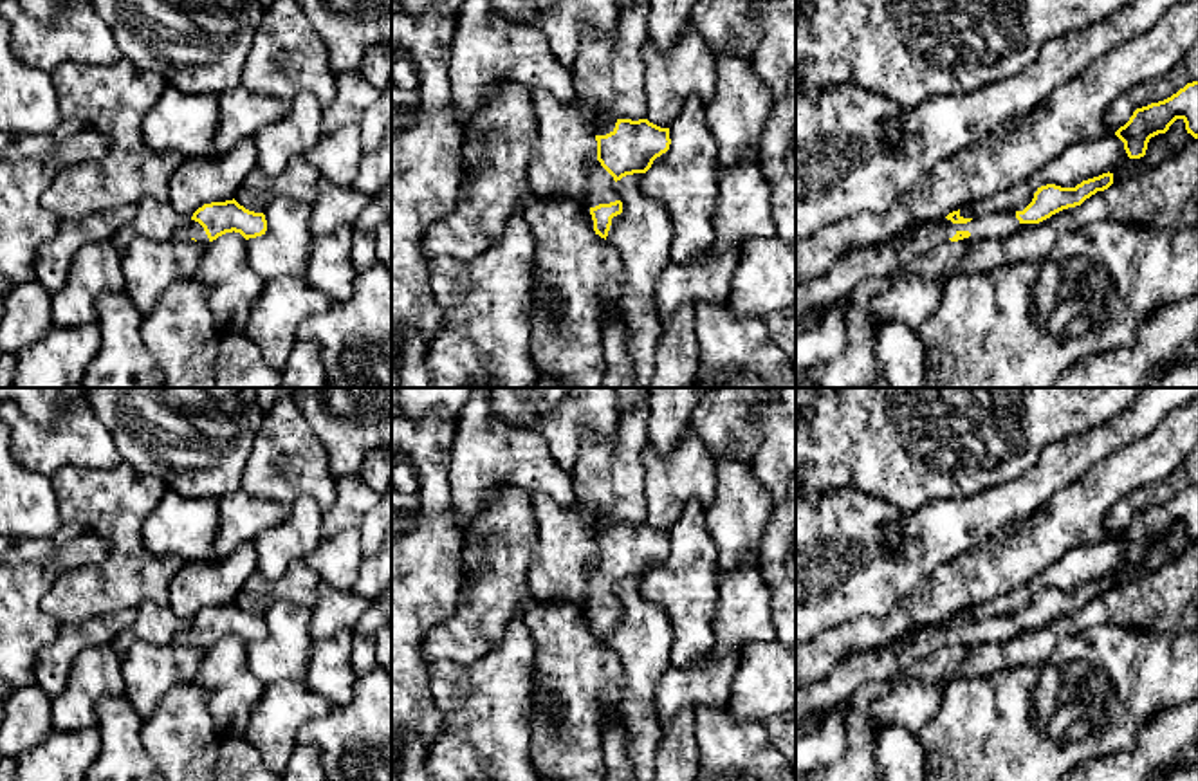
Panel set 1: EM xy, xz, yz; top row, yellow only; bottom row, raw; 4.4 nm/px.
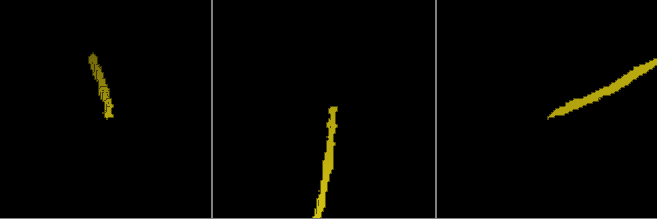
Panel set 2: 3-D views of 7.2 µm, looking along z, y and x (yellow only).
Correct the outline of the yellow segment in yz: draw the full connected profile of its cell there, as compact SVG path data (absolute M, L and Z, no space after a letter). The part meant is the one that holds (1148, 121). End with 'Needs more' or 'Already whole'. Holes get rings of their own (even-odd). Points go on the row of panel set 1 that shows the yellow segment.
M1198 81L1187 83L1164 101L1137 108L1115 135L1124 142L1129 159L1140 159L1149 139L1166 133L1176 119L1182 119L1187 133L1198 139Z. Already whole

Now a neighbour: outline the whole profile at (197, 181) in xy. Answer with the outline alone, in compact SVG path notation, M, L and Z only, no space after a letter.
M253 139L240 141L224 155L186 157L170 180L170 204L191 218L204 204L233 200L254 168Z

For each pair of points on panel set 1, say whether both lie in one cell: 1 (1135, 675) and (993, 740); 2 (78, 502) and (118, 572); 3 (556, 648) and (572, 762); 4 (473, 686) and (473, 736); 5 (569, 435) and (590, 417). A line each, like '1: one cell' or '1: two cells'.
1: one cell
2: one cell
3: one cell
4: one cell
5: one cell

